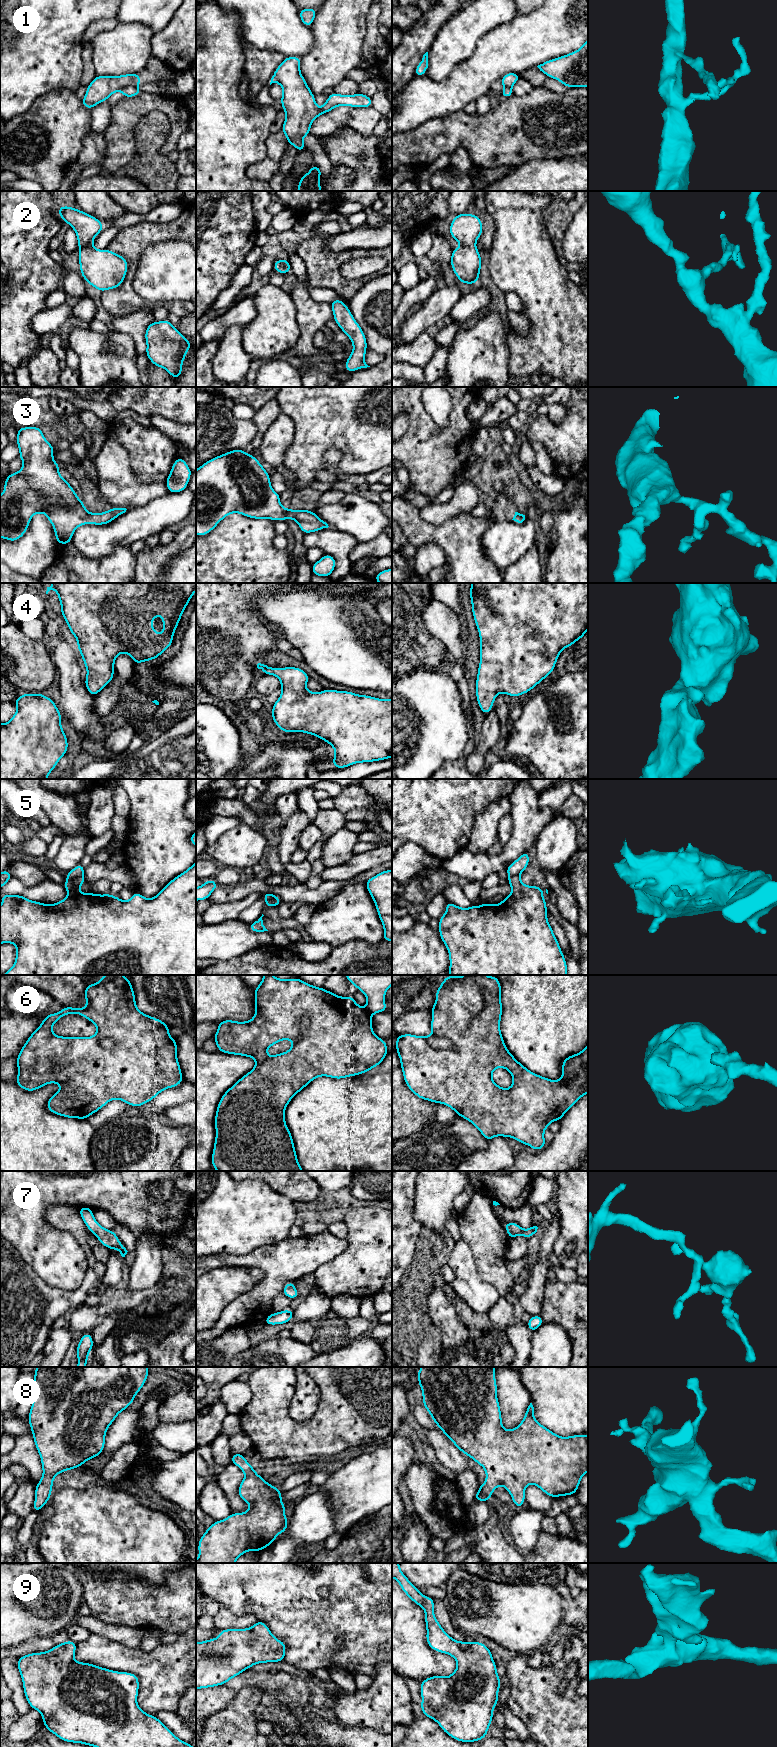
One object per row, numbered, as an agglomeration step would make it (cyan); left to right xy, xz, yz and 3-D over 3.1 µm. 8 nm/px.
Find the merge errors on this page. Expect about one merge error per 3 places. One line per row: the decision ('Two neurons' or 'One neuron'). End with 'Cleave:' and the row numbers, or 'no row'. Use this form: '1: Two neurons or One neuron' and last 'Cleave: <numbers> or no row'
1: Two neurons
2: One neuron
3: One neuron
4: One neuron
5: Two neurons
6: Two neurons
7: One neuron
8: One neuron
9: One neuron
Cleave: 1, 5, 6

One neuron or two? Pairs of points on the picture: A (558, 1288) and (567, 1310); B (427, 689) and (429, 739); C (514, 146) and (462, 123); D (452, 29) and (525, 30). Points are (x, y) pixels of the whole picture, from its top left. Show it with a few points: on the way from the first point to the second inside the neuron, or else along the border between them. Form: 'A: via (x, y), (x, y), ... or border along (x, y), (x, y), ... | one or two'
A: via (558, 1293), (559, 1298), (565, 1305) | one
B: via (427, 701), (428, 727) | one
C: via (501, 138), (487, 138), (475, 132) | one
D: border along (511, 19), (483, 35), (475, 48) | two

